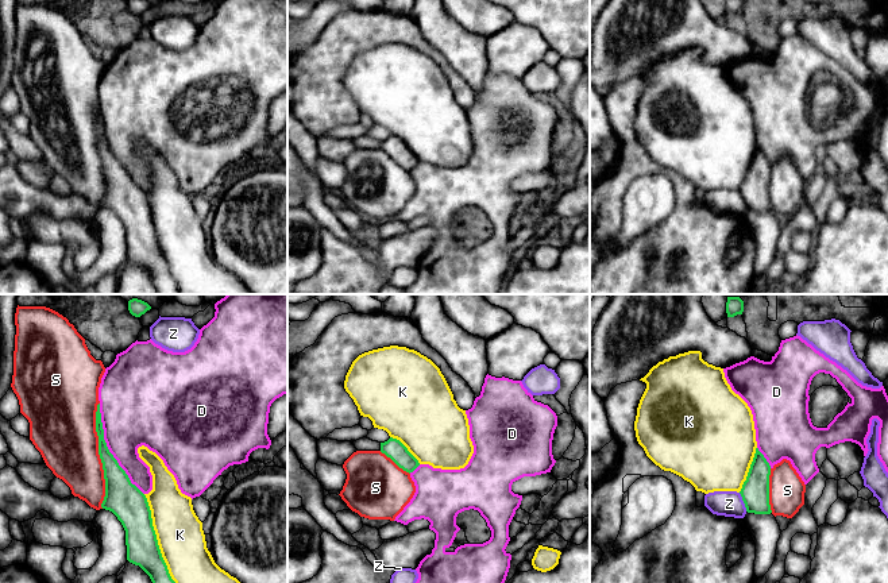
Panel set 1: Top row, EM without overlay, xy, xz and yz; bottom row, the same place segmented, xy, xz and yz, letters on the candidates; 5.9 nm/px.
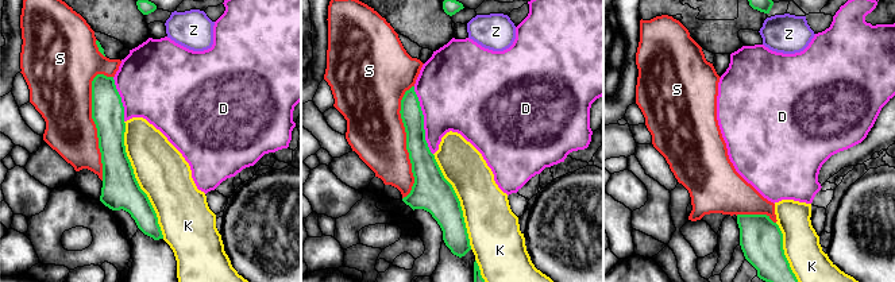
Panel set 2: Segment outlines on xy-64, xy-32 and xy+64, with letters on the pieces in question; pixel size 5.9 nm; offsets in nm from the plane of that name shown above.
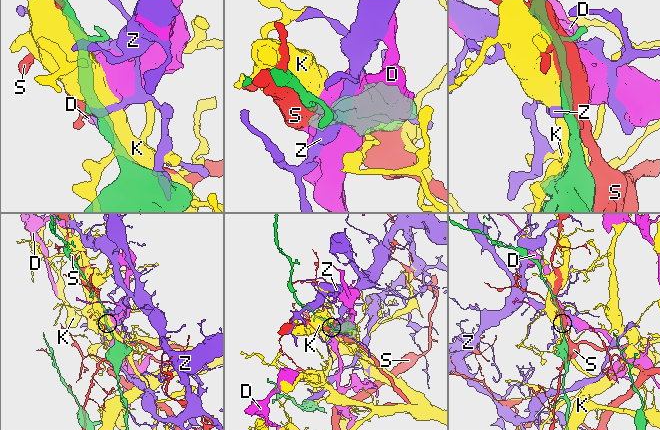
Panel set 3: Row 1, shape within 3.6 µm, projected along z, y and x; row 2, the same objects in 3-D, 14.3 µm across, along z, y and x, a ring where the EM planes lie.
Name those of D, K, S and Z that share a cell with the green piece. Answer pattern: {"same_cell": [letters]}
{"same_cell": []}

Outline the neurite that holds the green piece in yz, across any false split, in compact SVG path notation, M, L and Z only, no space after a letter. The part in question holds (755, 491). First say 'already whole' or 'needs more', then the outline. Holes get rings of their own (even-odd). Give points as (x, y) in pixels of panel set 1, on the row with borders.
already whole; M756 448L746 480L740 491L748 513L772 513L769 505L769 475L771 466L758 448Z

